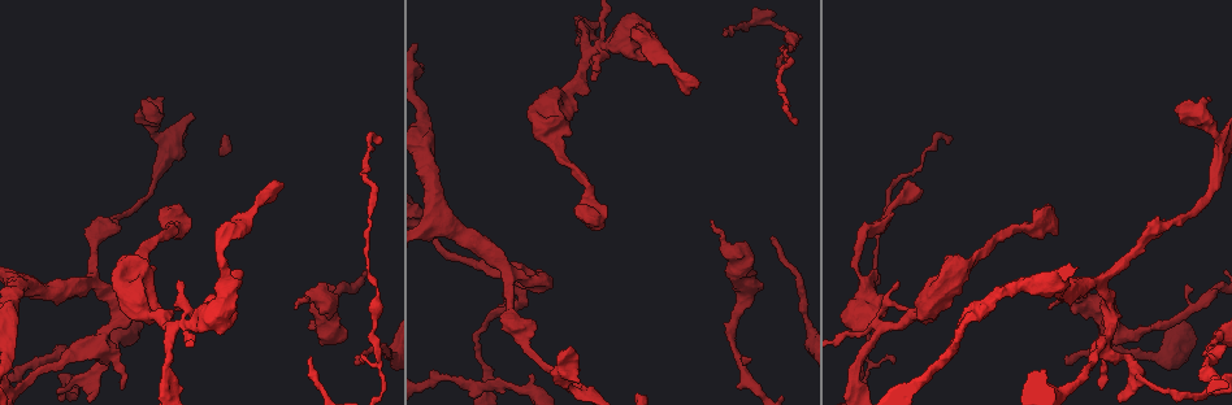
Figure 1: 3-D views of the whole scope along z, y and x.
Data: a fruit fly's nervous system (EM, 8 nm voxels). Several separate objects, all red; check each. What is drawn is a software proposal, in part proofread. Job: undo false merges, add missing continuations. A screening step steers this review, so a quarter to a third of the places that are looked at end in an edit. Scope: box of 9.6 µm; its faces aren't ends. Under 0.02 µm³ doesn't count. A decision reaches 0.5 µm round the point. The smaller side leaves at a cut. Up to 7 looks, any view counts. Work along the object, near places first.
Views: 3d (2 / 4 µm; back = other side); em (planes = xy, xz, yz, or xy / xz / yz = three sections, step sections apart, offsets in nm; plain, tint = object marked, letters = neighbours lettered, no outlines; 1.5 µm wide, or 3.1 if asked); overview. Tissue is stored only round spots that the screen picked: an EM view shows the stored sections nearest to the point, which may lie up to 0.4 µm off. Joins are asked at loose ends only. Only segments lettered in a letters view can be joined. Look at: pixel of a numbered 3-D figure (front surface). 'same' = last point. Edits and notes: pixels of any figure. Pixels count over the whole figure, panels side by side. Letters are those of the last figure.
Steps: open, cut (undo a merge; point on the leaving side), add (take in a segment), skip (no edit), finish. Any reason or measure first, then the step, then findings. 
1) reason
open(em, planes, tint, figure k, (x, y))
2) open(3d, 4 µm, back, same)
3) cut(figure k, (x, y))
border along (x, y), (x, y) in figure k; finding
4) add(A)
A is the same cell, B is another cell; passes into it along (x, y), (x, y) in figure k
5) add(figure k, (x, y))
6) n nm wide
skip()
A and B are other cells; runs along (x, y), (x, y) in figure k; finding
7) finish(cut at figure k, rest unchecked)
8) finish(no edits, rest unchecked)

branch stops here
open(3d, 4 µm, back, figure 1, (1049, 306))

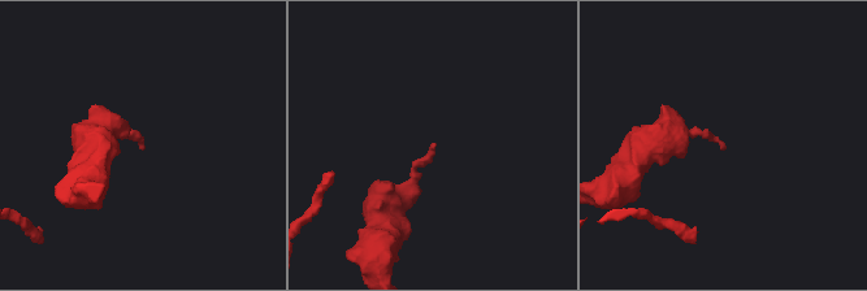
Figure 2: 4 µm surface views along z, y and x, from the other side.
open(em, planes, letters, figure 2, (436, 145))

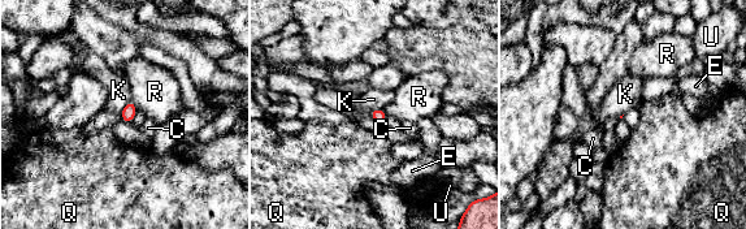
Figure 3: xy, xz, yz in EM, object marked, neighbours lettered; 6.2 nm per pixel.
K touches over 100 nm
skip()
C, E, K, Q, R and U are other cells; border along (382, 108), (376, 108), (369, 116) in figure 3; none of them fits

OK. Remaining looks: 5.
long arm stops here
open(em, planes, tint, figure 1, (1069, 365))

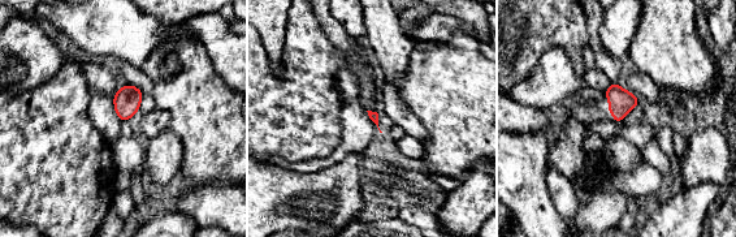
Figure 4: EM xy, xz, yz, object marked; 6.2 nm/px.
what lies round it
open(em, planes, letters, same)

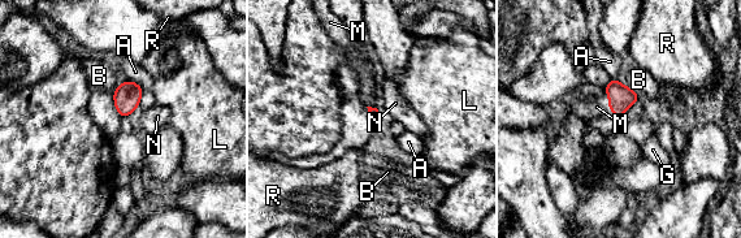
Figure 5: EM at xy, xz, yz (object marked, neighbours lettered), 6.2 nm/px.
add(M)
M is the same cell, A, B, G, L, N and R are other cells; passes into it along (620, 98), (609, 103), (597, 107) in figure 5; the cell continues

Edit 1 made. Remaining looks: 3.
open(overview)

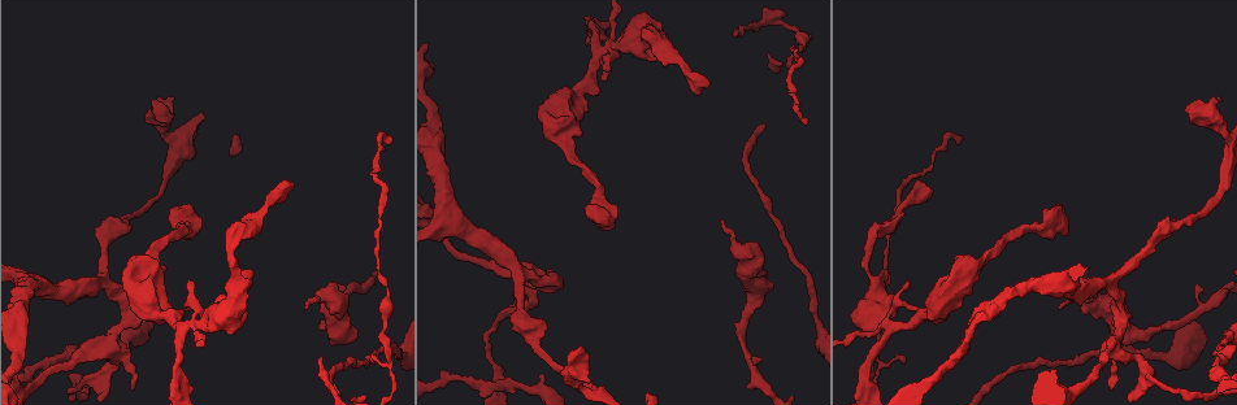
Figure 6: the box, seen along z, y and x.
a narrow waist
open(em, xz, step 4, letters, figure 6, (885, 323))

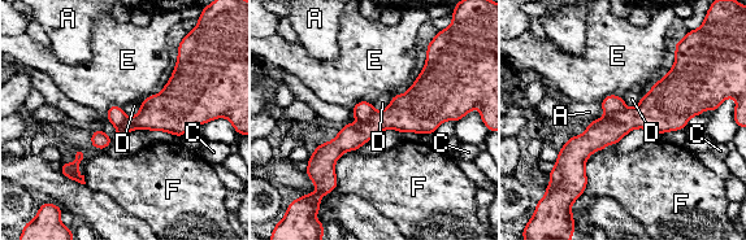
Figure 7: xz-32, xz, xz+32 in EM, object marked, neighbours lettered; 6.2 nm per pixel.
280 nm wide; F touches over 240 nm
cut(figure 7, (612, 104))
A, C, D, E and F are other cells; a second cell is stuck on

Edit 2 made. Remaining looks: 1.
finish(add at figure 5, cut at figure 7, rest unchecked)

